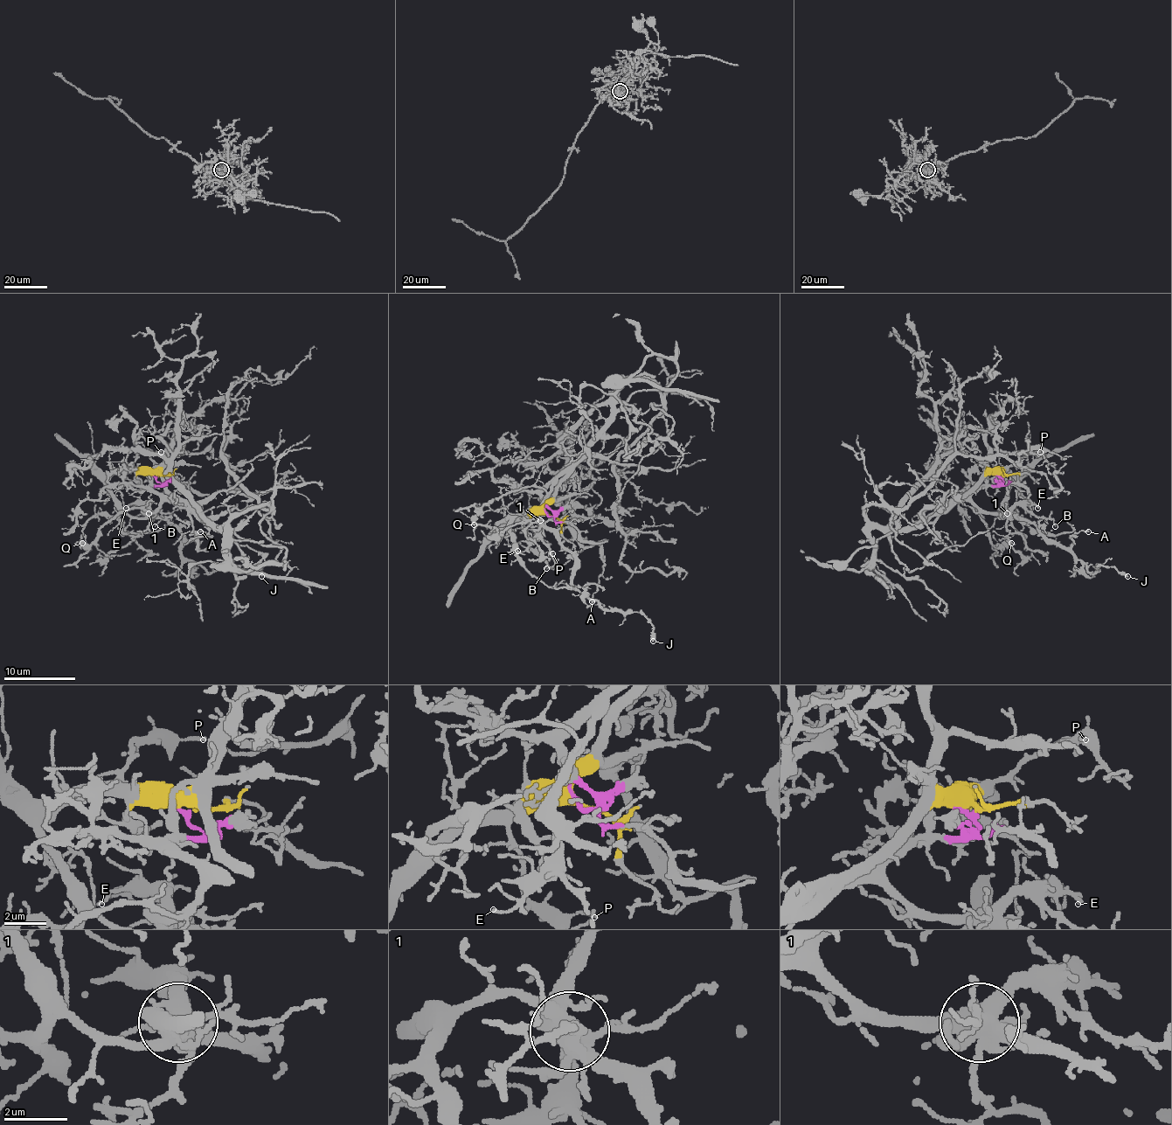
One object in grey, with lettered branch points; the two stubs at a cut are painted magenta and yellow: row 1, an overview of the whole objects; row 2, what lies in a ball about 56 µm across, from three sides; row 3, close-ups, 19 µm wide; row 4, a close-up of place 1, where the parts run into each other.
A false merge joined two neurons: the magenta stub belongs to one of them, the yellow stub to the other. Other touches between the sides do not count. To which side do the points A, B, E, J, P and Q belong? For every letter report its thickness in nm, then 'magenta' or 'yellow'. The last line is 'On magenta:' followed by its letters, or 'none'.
A: 180 nm | magenta
B: 100 nm | yellow
E: 120 nm | yellow
J: 360 nm | magenta
P: 160 nm | yellow
Q: 340 nm | magenta
On magenta: A, J, Q

